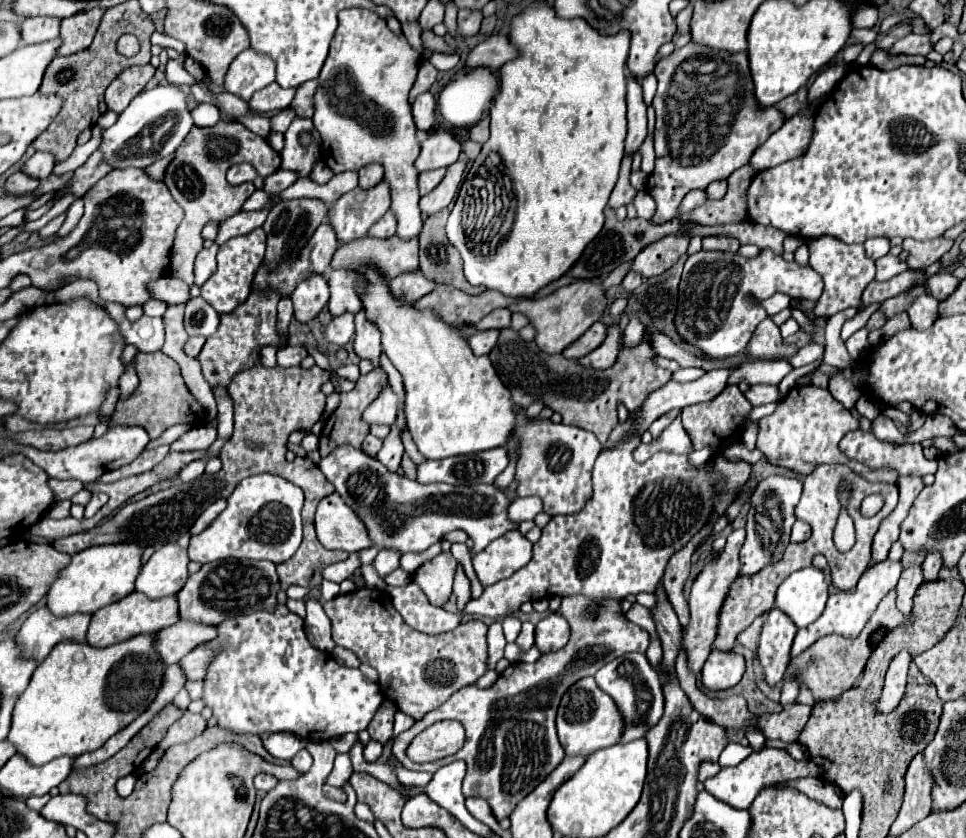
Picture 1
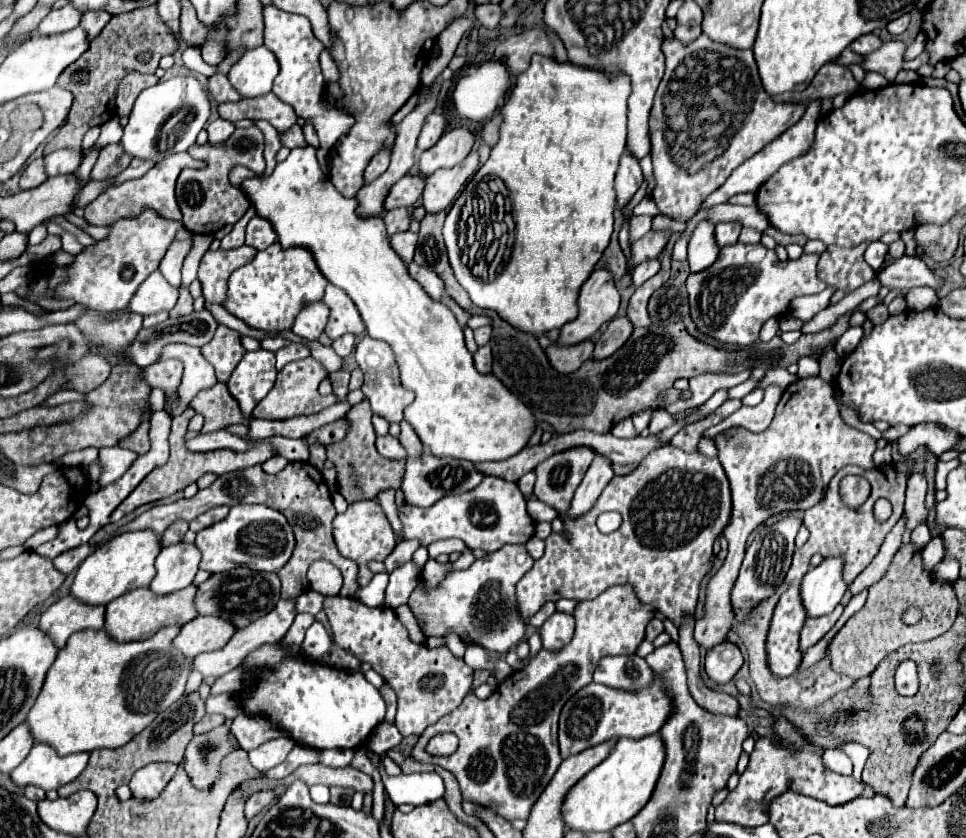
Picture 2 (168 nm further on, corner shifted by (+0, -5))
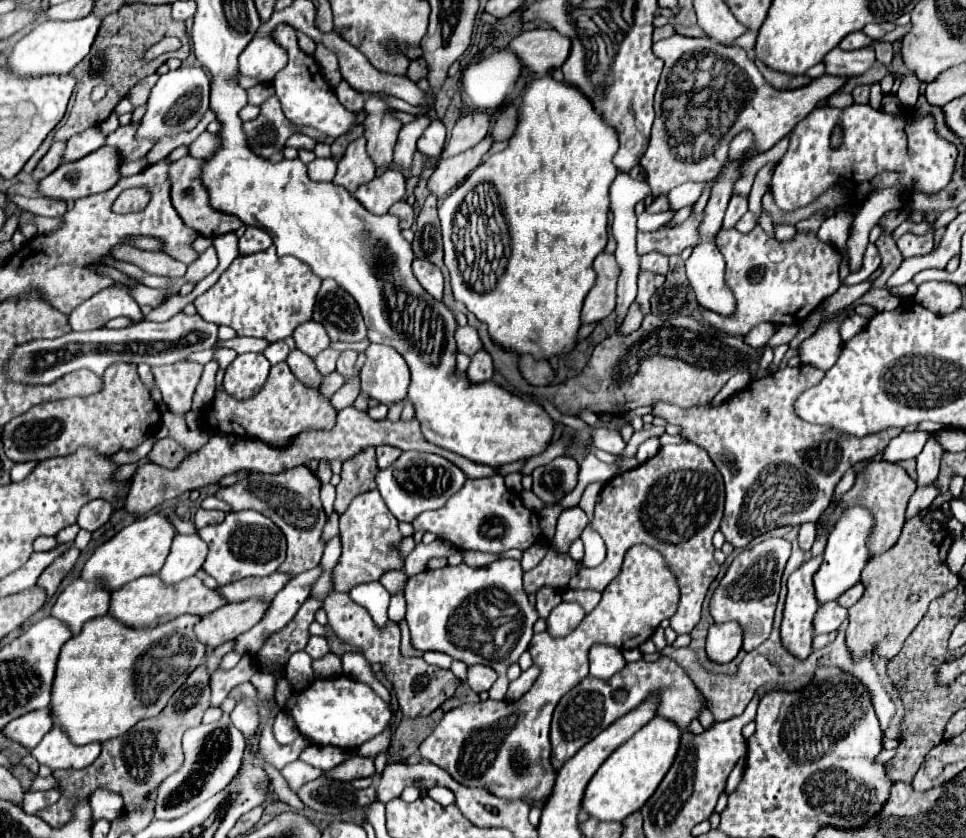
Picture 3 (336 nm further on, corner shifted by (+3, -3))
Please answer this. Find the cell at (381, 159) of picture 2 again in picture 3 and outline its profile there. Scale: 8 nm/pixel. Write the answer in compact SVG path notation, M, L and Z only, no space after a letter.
M369 97L365 101L367 119L363 125L367 127L365 139L367 139L367 153L373 159L375 167L387 167L393 159L393 145L397 141L397 133L401 129L401 123L389 115L389 107L381 97Z

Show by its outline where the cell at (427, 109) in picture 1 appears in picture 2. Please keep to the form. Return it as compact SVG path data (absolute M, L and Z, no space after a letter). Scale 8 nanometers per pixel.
M438 113L428 115L426 123L422 127L422 133L418 137L418 153L428 151L432 145L436 145L438 139L442 137L444 129L446 129L446 119L442 115L438 115Z

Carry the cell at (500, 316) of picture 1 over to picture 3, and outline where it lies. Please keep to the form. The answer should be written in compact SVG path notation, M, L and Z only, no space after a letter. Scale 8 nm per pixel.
M469 325L459 327L459 329L455 331L455 339L457 339L459 351L463 351L463 353L467 353L467 355L473 355L473 353L477 353L477 351L483 347L483 345L481 345L481 339L479 339L479 335L477 335L477 329L475 329L475 327L469 327Z

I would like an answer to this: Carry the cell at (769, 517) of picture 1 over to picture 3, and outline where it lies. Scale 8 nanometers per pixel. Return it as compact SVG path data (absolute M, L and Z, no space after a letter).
M781 537L765 539L741 551L733 559L729 571L719 581L719 587L711 597L711 605L709 605L711 617L715 619L715 623L727 623L727 621L739 623L743 629L745 651L751 651L755 649L755 645L761 645L771 633L773 613L775 613L779 587L781 587L781 575L789 555L791 555L791 543Z

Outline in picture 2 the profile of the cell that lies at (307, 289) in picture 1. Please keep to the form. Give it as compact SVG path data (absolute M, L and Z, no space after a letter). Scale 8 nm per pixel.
M322 301L310 303L310 307L304 307L298 313L292 333L308 341L318 341L318 337L326 329L326 323L328 323L328 307Z

